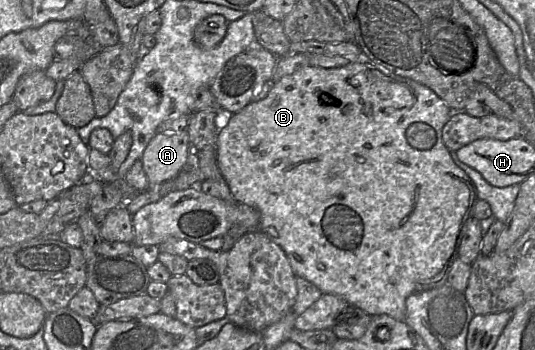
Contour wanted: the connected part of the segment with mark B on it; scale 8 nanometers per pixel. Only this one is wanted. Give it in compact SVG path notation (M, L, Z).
M365 60L336 68L308 65L275 83L264 99L252 101L241 111L222 120L216 142L217 163L236 202L259 211L258 230L282 248L296 277L313 283L322 294L341 297L350 306L370 316L386 314L406 321L408 296L447 283L448 272L458 258L459 245L478 199L472 180L454 163L442 139L442 129L453 112L428 87L412 79L384 72Z

